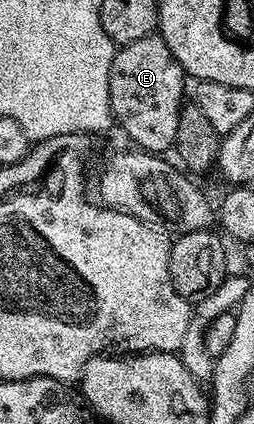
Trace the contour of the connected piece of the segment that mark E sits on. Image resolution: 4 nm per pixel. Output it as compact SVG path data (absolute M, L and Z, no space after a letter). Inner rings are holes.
M158 34L138 38L138 42L117 47L116 57L110 66L110 106L113 121L133 140L137 149L164 154L175 145L178 134L178 114L181 104L185 103L183 66L170 54L170 46Z

